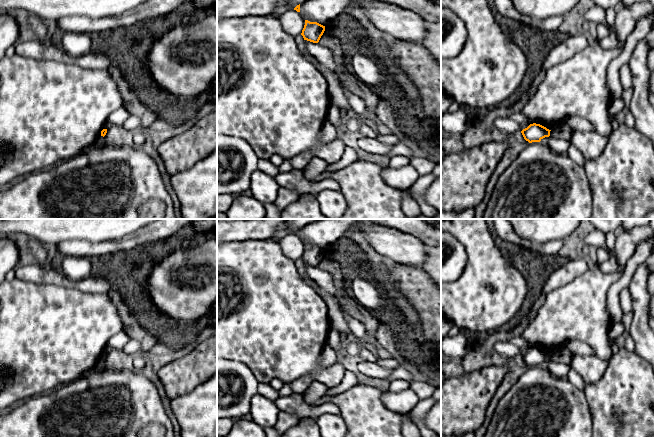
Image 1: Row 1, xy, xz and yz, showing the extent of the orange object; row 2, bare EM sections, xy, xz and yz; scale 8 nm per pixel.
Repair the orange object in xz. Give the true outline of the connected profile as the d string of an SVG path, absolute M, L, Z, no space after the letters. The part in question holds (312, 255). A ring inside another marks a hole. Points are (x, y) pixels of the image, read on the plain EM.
M305 244L305 249L301 259L303 260L304 264L313 267L318 267L324 255L325 255L325 250L317 246L310 246L308 244Z

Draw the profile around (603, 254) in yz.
M598 248L596 265L599 266L601 263L606 261L611 255L611 252L609 252L607 249Z

